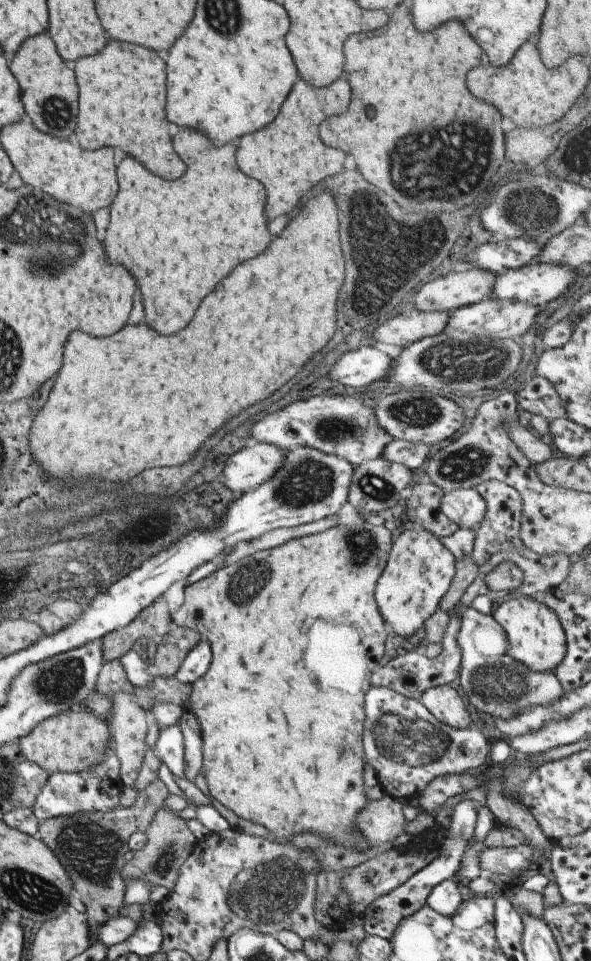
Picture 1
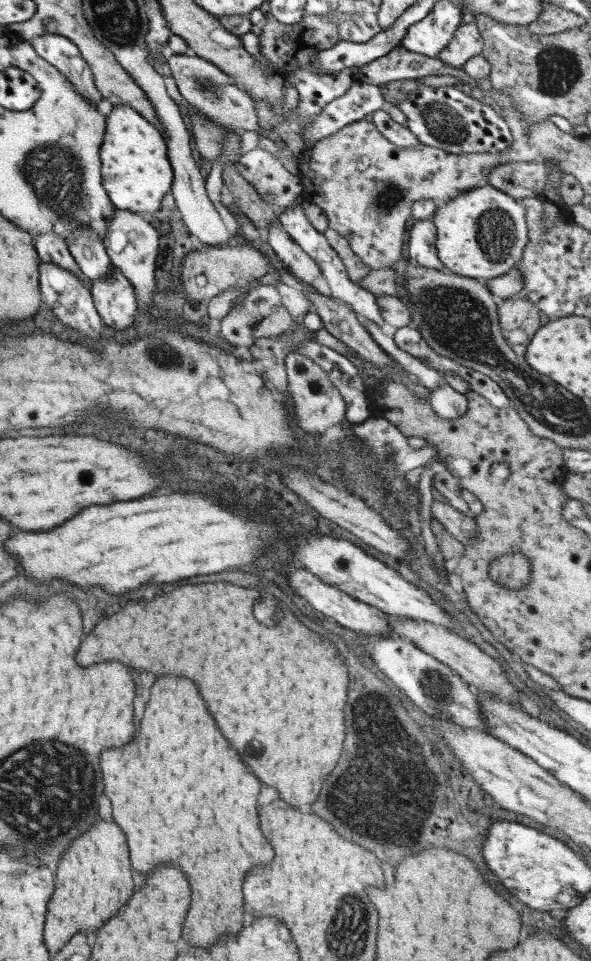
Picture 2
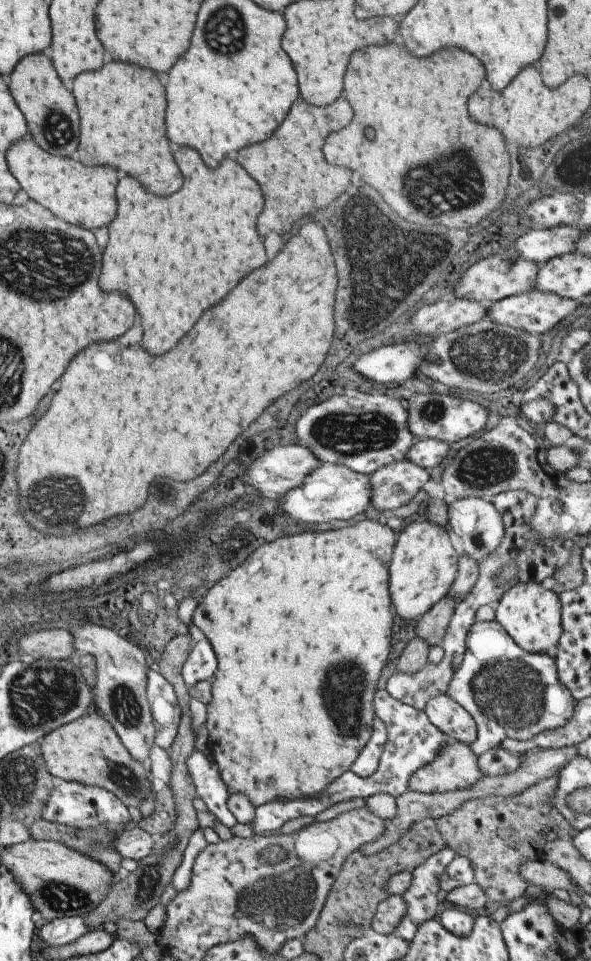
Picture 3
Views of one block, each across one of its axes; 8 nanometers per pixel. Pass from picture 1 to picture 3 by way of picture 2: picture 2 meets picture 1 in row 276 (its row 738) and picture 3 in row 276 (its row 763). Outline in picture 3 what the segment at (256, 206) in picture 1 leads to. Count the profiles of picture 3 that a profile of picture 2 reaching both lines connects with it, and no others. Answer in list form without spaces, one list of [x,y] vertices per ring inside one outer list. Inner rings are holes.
[[[178,148],[173,156],[184,177],[184,186],[172,196],[154,196],[132,176],[120,180],[116,190],[118,214],[108,226],[110,240],[102,256],[100,276],[102,290],[126,292],[134,302],[144,328],[142,346],[154,356],[168,352],[190,332],[204,310],[220,302],[248,272],[266,264],[264,244],[256,232],[256,220],[264,208],[264,198],[254,178],[230,158],[210,170],[194,148]]]

